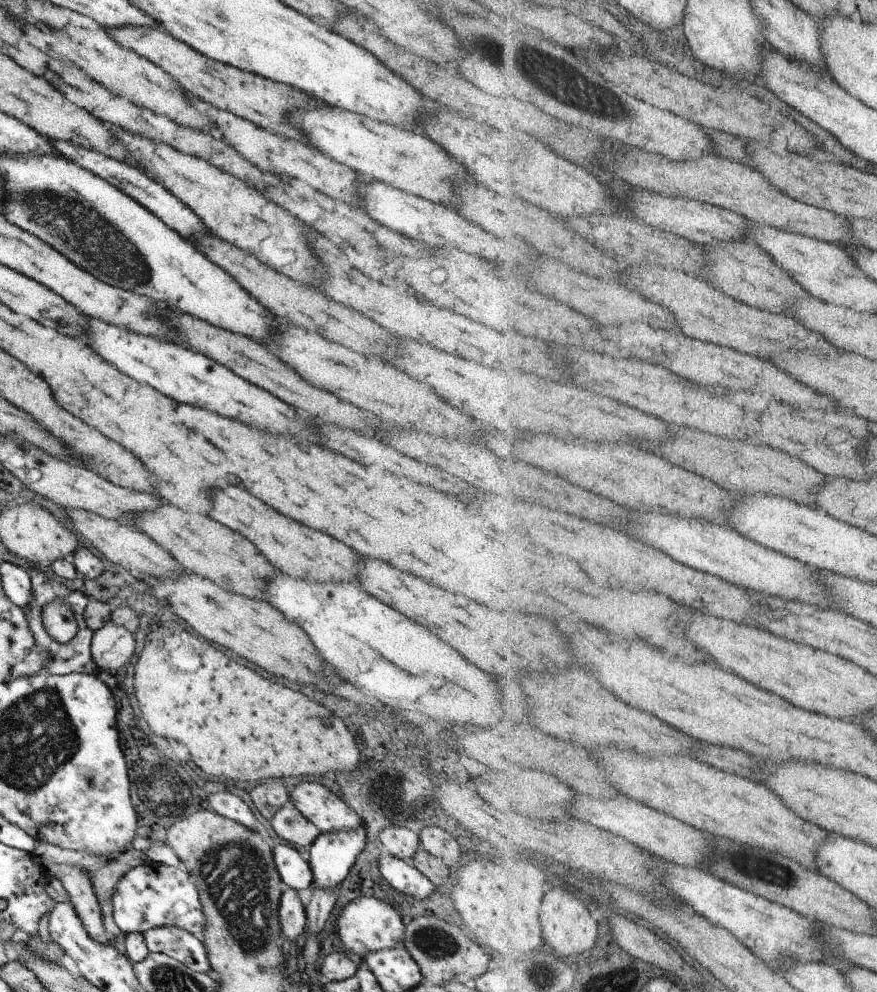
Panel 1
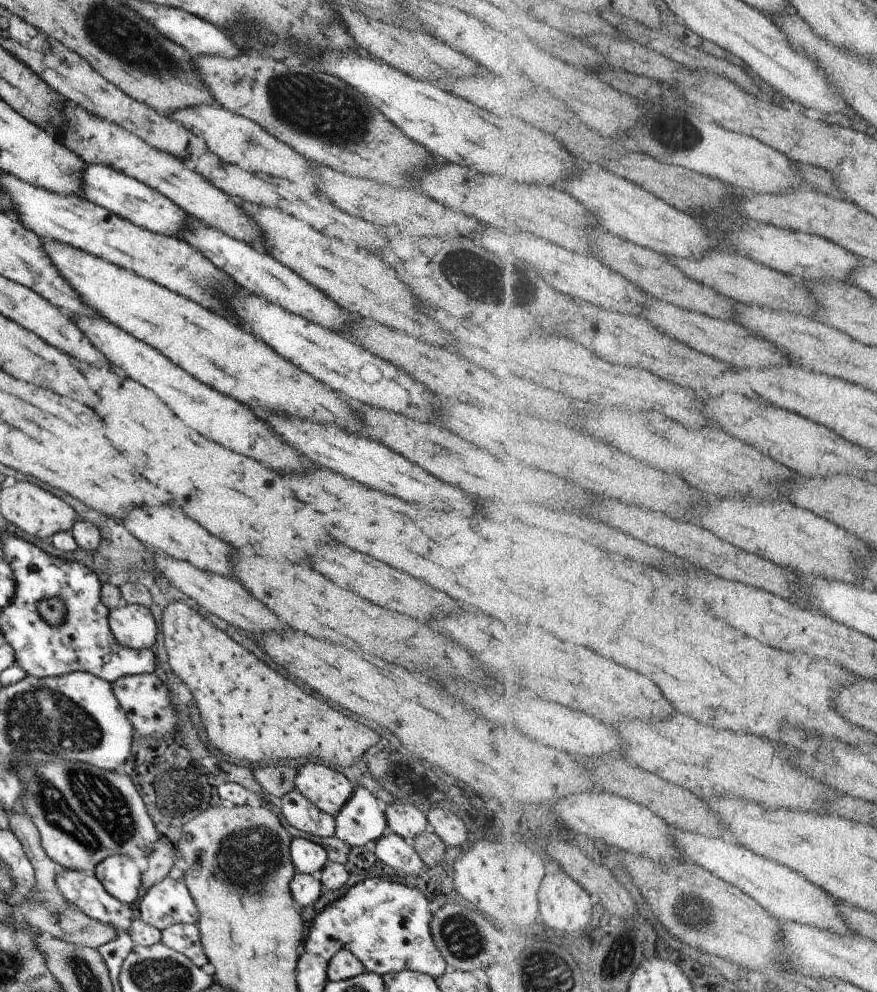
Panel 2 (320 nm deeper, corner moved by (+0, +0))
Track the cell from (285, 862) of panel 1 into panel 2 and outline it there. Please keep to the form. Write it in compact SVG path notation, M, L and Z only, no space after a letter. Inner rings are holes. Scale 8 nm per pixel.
M301 837L290 839L289 854L297 873L315 875L327 861L326 852L319 844Z

